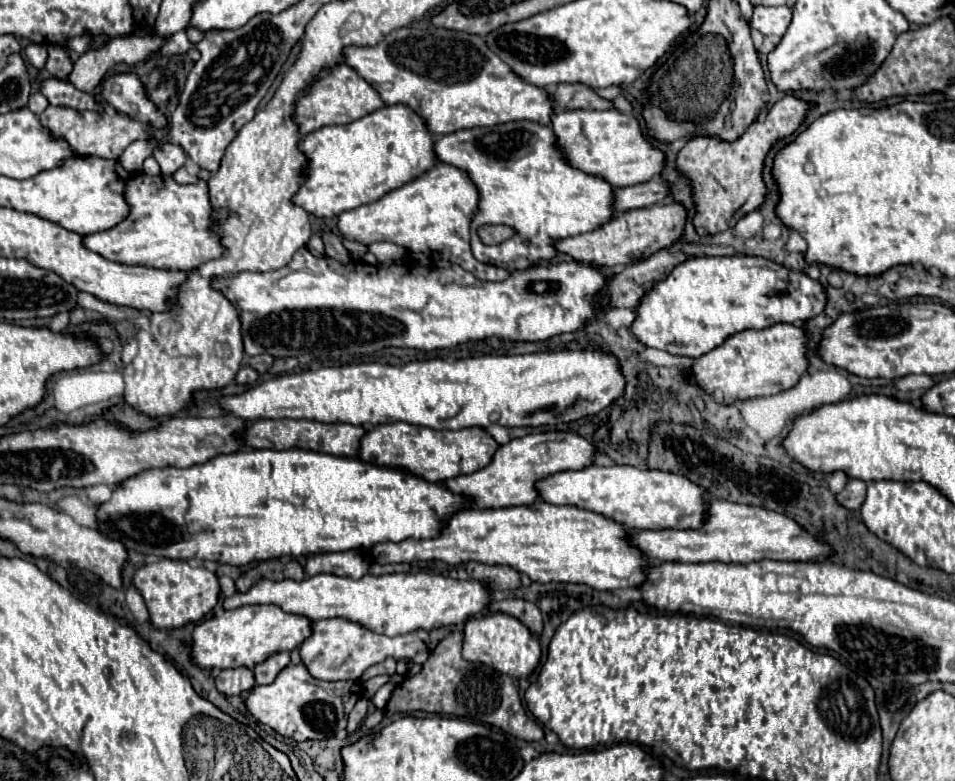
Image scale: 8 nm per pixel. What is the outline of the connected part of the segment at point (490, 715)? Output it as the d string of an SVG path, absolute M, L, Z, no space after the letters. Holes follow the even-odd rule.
M453 631L443 641L439 641L435 651L423 665L421 673L405 679L403 683L399 683L395 687L391 699L385 707L385 713L387 715L399 713L399 711L405 713L407 709L435 711L435 713L455 715L455 717L461 717L467 721L489 723L517 739L539 741L543 737L543 727L535 719L527 717L527 713L521 705L519 693L513 685L513 679L491 667L465 661L461 657L461 643L463 643L463 633L459 633L459 631ZM435 693L439 693L441 697L439 695L431 697Z

